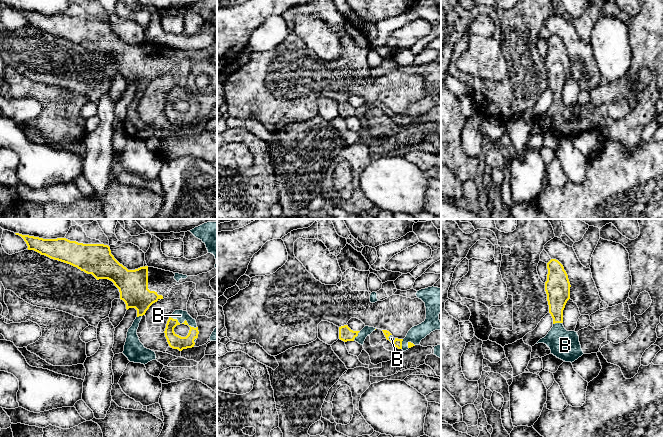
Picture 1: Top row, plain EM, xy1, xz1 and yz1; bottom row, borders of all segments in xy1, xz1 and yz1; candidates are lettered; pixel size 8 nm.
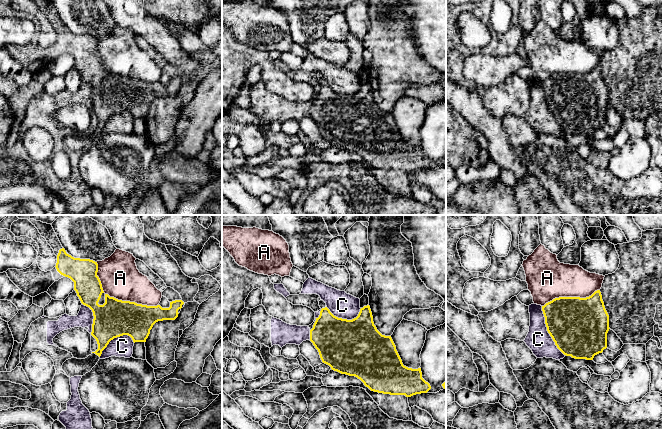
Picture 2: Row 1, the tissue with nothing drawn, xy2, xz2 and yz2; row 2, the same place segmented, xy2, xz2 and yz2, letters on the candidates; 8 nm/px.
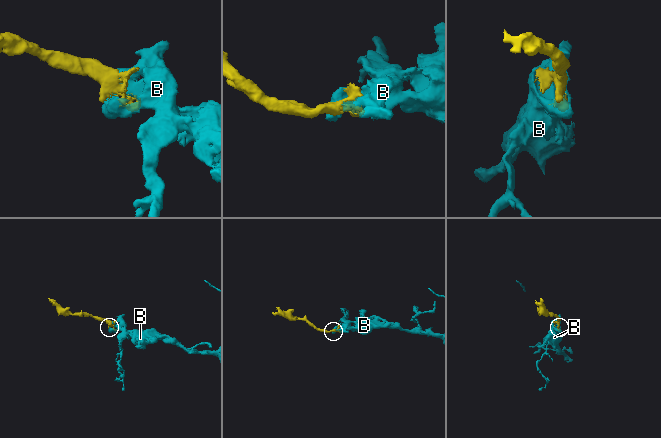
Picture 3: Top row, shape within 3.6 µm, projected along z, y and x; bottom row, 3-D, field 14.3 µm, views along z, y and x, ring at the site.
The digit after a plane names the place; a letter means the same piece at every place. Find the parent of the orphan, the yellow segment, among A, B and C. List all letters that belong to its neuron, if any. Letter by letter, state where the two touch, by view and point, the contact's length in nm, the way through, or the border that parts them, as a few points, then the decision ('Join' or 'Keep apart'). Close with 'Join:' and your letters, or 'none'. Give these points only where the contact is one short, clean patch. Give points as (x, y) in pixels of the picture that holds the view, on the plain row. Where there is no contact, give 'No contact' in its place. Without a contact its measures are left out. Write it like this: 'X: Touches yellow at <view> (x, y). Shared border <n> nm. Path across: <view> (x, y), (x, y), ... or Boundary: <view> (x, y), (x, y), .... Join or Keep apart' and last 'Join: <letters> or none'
A: Touches yellow at xy2 (115, 74). Shared border 600 nm. Keep apart
B: Touches yellow at xy1 (184, 97). Shared border 240 nm. Join
C: Touches yellow at yz2 (547, 106). Shared border 440 nm. Keep apart
Join: B

